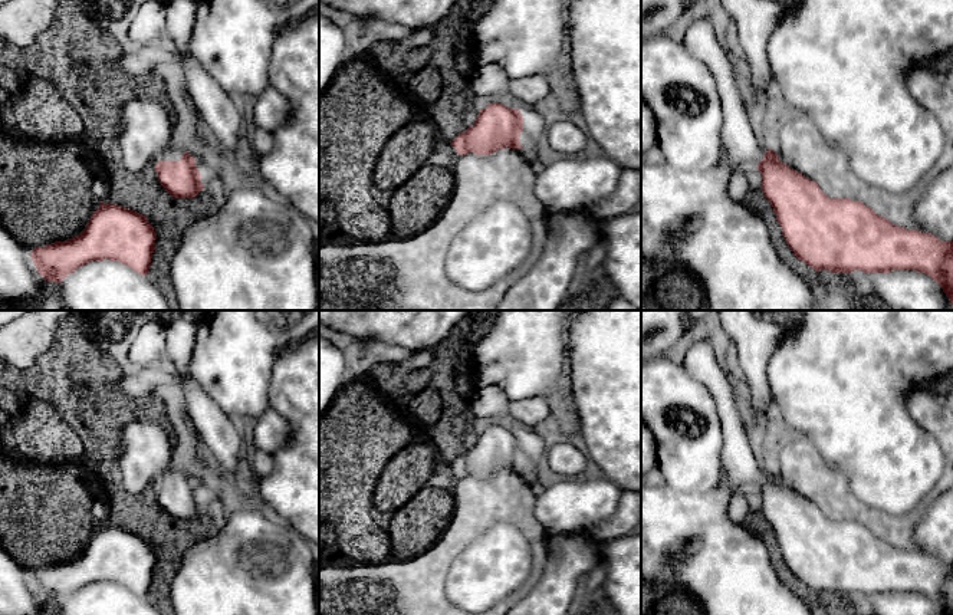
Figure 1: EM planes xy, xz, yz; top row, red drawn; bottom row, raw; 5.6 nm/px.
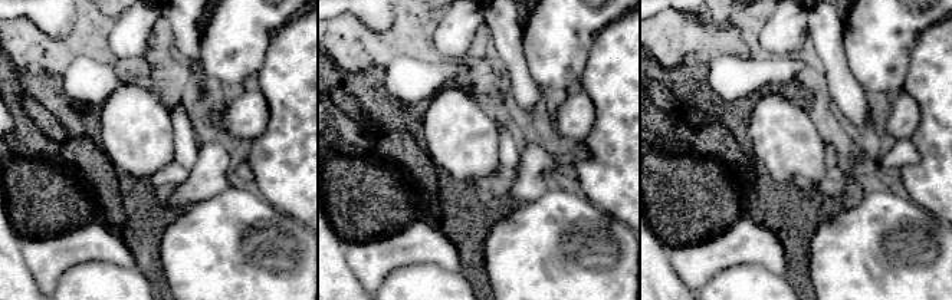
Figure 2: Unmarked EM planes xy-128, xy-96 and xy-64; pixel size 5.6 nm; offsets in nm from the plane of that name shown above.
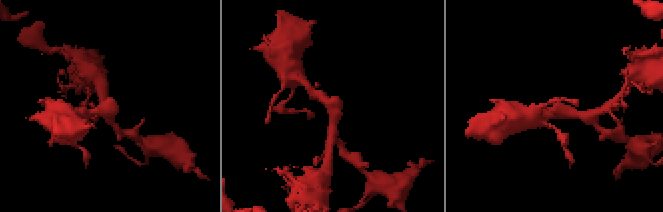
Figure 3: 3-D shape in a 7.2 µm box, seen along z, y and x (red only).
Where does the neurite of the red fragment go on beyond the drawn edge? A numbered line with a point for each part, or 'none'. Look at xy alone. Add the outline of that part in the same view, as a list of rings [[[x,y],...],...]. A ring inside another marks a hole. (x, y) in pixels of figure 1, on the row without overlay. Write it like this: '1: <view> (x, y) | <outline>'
1: xy (147, 454) | [[[144,414],[121,428],[116,470],[134,496],[160,481],[177,483],[187,473],[167,424]]]

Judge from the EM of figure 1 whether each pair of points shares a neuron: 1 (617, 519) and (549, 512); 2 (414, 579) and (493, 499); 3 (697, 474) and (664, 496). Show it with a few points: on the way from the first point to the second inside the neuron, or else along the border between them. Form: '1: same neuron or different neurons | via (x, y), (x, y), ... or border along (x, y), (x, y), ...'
1: different neurons | border along (623, 492), (615, 509), (608, 515)
2: same neuron | via (434, 559), (473, 519)
3: different neurons | border along (667, 484), (693, 493), (706, 493), (710, 489)

